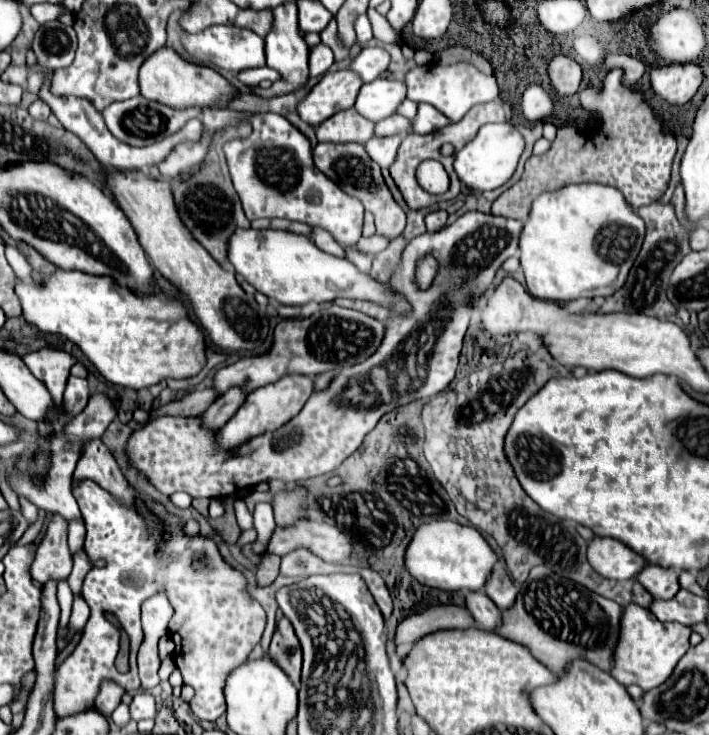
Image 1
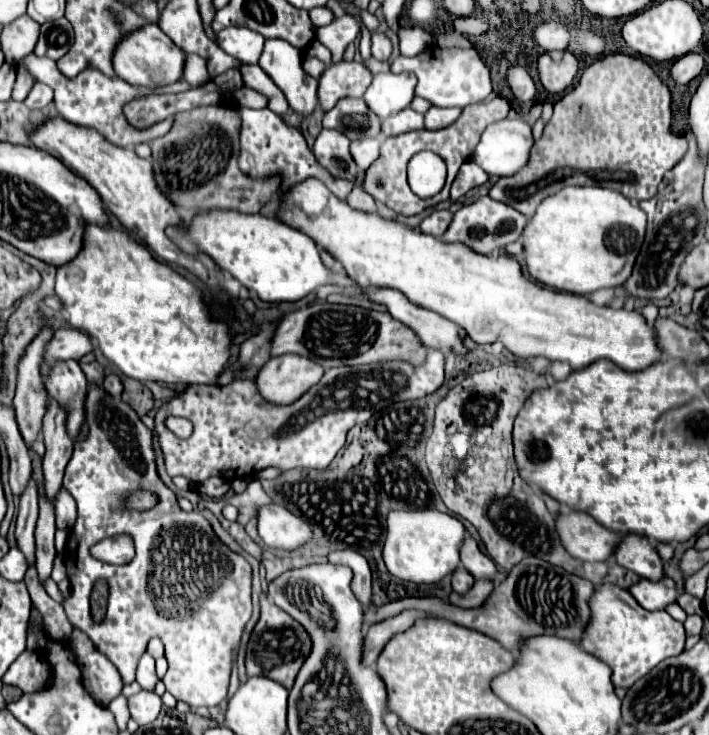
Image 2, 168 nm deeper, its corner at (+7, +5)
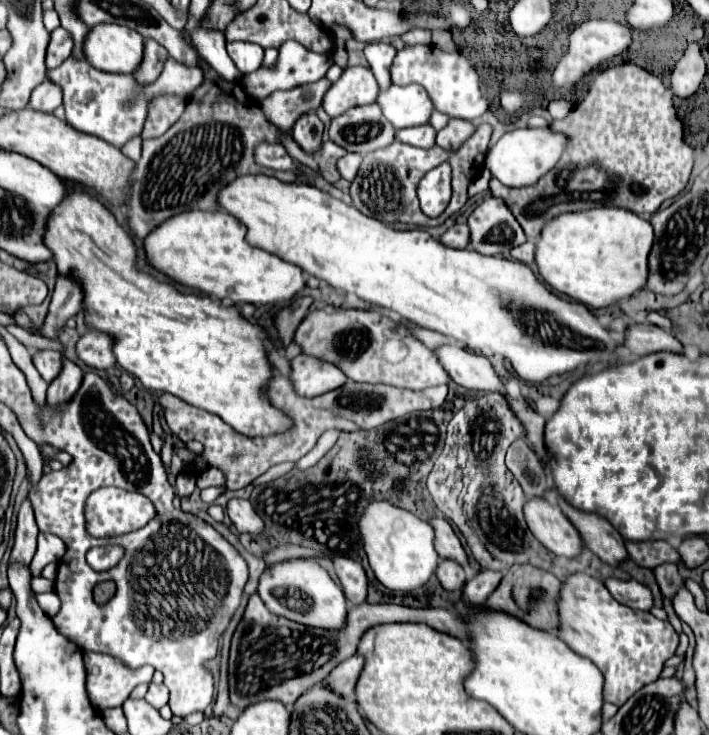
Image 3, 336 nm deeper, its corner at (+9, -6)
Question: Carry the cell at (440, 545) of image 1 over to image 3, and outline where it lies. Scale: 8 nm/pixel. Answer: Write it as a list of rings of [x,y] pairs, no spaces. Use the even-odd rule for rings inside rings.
[[[372,501],[358,519],[358,531],[368,563],[376,579],[392,591],[414,591],[424,585],[436,571],[440,557],[432,545],[432,527],[414,513],[400,509],[388,501]]]

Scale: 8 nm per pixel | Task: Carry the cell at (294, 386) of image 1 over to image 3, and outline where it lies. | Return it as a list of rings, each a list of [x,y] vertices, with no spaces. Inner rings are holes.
[[[302,353],[296,359],[292,359],[290,381],[294,383],[300,395],[316,397],[334,391],[336,387],[342,387],[348,381],[348,377],[342,373],[340,367]]]

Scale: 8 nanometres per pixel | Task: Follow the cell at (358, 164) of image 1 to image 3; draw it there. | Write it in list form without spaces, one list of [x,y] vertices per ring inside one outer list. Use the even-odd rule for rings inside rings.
[[[326,141],[326,143],[322,145],[322,151],[320,151],[320,155],[318,155],[318,163],[320,163],[320,169],[324,171],[322,177],[324,177],[328,183],[336,183],[336,181],[340,179],[340,175],[334,173],[334,171],[336,171],[336,161],[338,161],[342,155],[346,155],[346,151],[344,151],[340,145],[336,145],[334,141]]]

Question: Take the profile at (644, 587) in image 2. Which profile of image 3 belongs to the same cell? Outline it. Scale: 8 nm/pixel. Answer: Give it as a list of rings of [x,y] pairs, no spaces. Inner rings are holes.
[[[610,577],[610,579],[604,581],[604,585],[618,603],[624,603],[632,609],[642,609],[642,611],[652,609],[652,593],[642,583],[638,583],[634,579],[622,581],[622,579]]]

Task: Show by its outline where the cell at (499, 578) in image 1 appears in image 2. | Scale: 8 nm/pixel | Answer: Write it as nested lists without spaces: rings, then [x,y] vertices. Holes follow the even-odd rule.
[[[466,536],[466,544],[462,546],[462,568],[466,568],[476,580],[498,582],[498,568],[490,556],[486,556],[472,536]]]

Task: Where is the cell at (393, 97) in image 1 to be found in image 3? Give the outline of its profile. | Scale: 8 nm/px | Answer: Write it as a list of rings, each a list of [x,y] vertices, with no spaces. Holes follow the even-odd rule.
[[[392,85],[388,91],[380,91],[378,101],[384,117],[396,129],[426,125],[434,111],[432,99],[420,85]]]

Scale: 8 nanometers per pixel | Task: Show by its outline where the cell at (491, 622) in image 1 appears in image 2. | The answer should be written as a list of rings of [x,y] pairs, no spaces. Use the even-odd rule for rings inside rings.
[[[458,568],[458,572],[452,574],[452,588],[454,588],[454,592],[466,594],[472,586],[474,586],[474,578],[464,568]]]

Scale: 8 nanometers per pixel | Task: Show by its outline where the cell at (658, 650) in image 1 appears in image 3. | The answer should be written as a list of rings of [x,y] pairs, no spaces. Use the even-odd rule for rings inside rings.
[[[574,573],[562,581],[558,597],[556,635],[572,651],[588,657],[604,675],[604,701],[622,707],[636,691],[658,679],[664,659],[672,657],[678,647],[678,635],[668,621],[656,619],[648,611],[620,605],[604,583],[586,573]]]

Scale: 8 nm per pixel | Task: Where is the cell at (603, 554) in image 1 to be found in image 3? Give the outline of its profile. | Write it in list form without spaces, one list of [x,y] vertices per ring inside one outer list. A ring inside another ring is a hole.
[[[532,497],[524,503],[524,519],[532,535],[552,553],[564,557],[576,557],[584,543],[580,533],[574,531],[560,507],[546,497]]]

